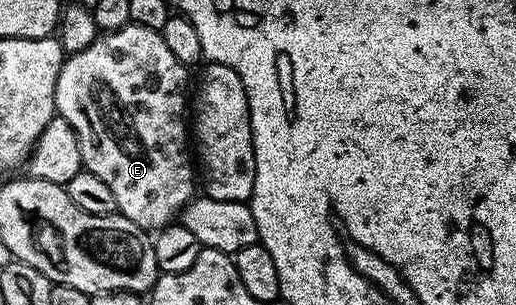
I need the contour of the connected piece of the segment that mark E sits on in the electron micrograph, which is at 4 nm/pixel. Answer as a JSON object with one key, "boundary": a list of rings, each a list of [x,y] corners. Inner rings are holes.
{"boundary":[[[131,24],[119,30],[107,30],[99,33],[98,39],[92,44],[88,44],[88,48],[84,48],[84,52],[76,52],[75,54],[69,55],[63,61],[62,67],[60,68],[60,76],[56,76],[54,109],[57,117],[68,120],[68,124],[72,124],[72,128],[76,132],[76,140],[80,144],[80,156],[82,157],[84,169],[92,172],[92,176],[100,176],[100,180],[104,180],[104,184],[108,184],[108,188],[112,188],[112,196],[116,196],[116,204],[118,205],[117,213],[123,214],[125,218],[132,220],[137,226],[142,227],[147,232],[157,232],[163,226],[171,225],[181,215],[182,209],[188,205],[191,198],[195,197],[196,194],[196,190],[194,190],[196,166],[192,161],[191,151],[190,154],[186,151],[188,122],[187,119],[186,122],[182,119],[185,114],[186,117],[188,114],[186,74],[188,74],[188,67],[180,64],[180,60],[176,60],[176,56],[172,56],[168,44],[164,44],[164,40],[159,31]]]}

